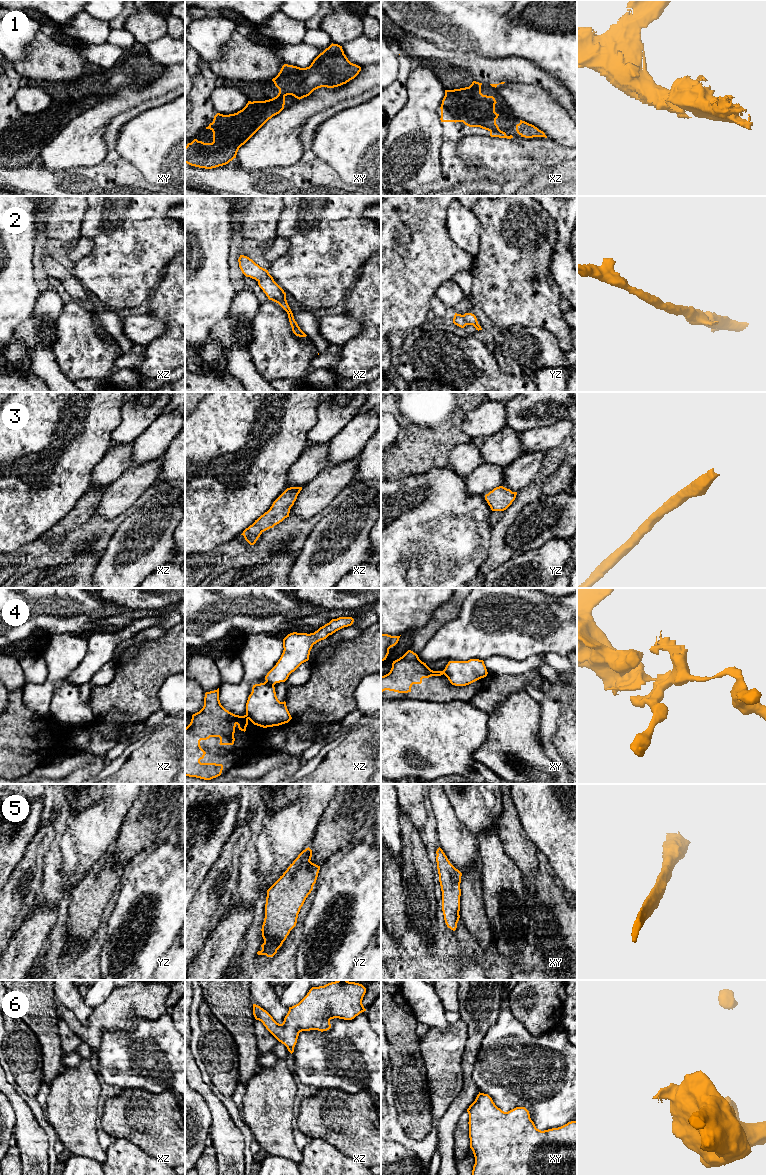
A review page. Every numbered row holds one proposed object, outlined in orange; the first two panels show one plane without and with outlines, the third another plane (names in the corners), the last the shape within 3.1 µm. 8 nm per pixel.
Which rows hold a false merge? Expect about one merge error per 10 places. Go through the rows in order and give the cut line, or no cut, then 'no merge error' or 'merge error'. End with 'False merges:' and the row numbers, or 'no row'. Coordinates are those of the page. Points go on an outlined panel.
1: cut none; no merge error
2: cut none; no merge error
3: cut none; no merge error
4: cut xz (246, 714), (248, 718); merge error
5: cut none; no merge error
6: cut none; no merge error
False merges: 4

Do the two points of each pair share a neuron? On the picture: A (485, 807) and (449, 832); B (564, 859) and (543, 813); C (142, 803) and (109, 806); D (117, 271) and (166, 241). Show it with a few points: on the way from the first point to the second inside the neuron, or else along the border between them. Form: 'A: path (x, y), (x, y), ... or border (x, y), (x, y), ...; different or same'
A: border (449, 802), (455, 815), (475, 837); different
B: path (564, 848), (563, 835), (553, 824); same
C: border (139, 794), (136, 798); different
D: path (129, 259), (147, 241), (154, 241); same

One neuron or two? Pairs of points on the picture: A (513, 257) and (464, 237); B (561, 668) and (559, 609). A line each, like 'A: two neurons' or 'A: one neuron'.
A: two neurons
B: two neurons

